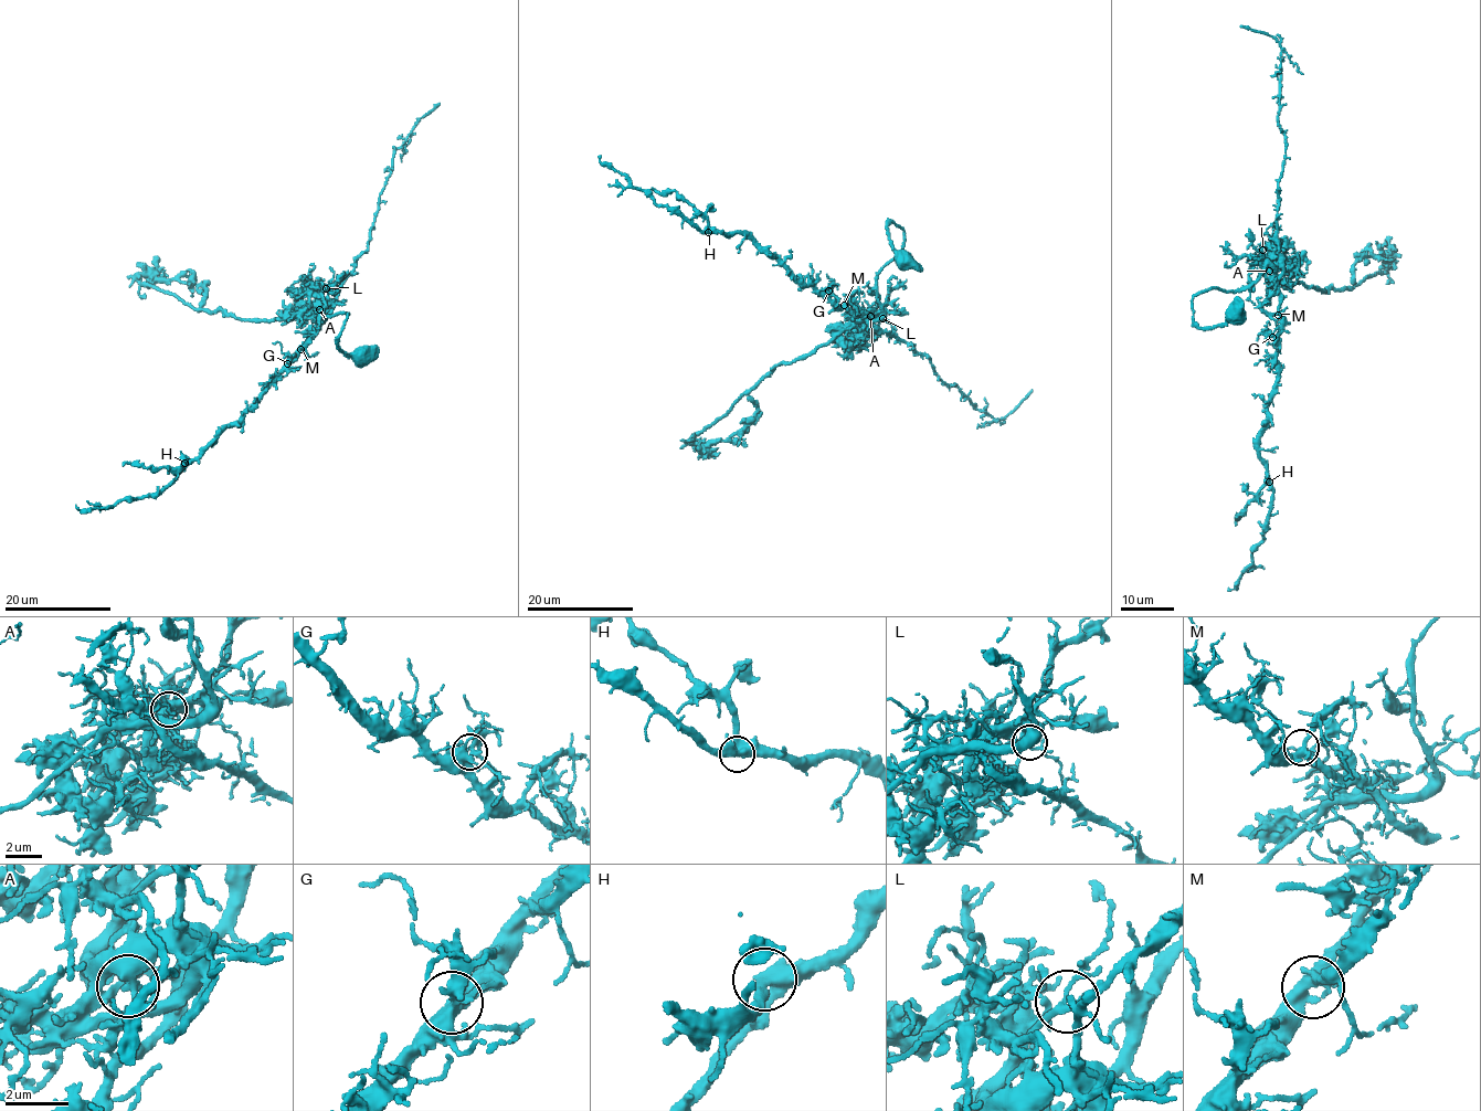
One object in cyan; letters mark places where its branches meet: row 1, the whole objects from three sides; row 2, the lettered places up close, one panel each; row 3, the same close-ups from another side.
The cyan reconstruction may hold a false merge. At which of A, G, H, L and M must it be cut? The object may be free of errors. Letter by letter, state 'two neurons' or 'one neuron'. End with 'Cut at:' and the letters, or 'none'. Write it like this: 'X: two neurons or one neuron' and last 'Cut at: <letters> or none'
A: two neurons
G: one neuron
H: one neuron
L: one neuron
M: one neuron
Cut at: A

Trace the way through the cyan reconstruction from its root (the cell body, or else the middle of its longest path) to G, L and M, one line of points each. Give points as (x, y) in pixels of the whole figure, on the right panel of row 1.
G: (1237, 315), (1199, 328), (1192, 298), (1213, 287), (1247, 288), (1266, 264), (1281, 317), (1272, 337)
L: (1237, 315), (1199, 328), (1192, 298), (1213, 287), (1228, 293), (1250, 287), (1252, 264), (1267, 257), (1262, 250)
M: (1237, 315), (1199, 328), (1192, 298), (1213, 287), (1247, 288), (1266, 264), (1267, 276), (1277, 287), (1278, 315)

